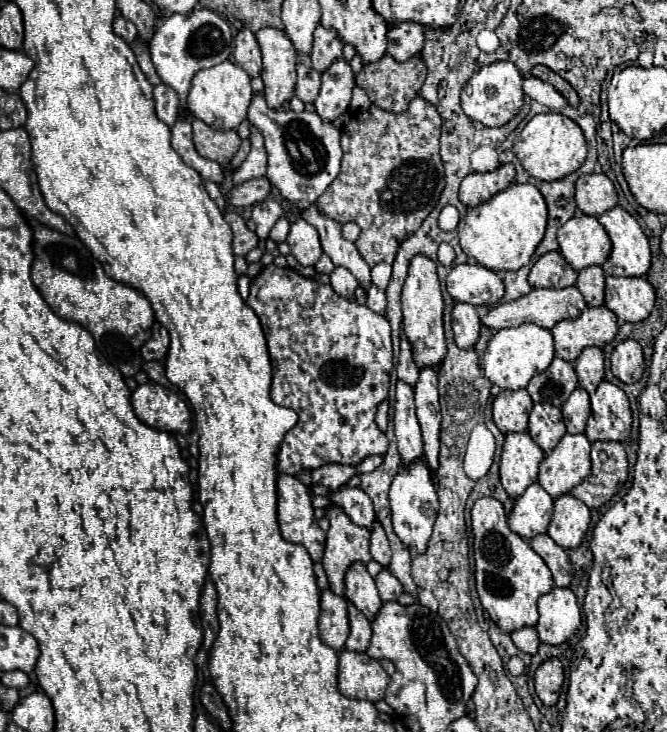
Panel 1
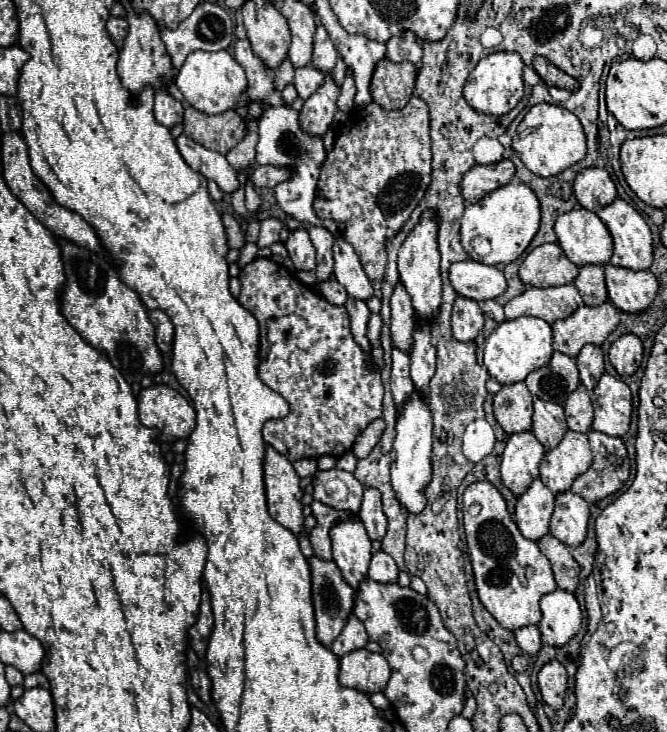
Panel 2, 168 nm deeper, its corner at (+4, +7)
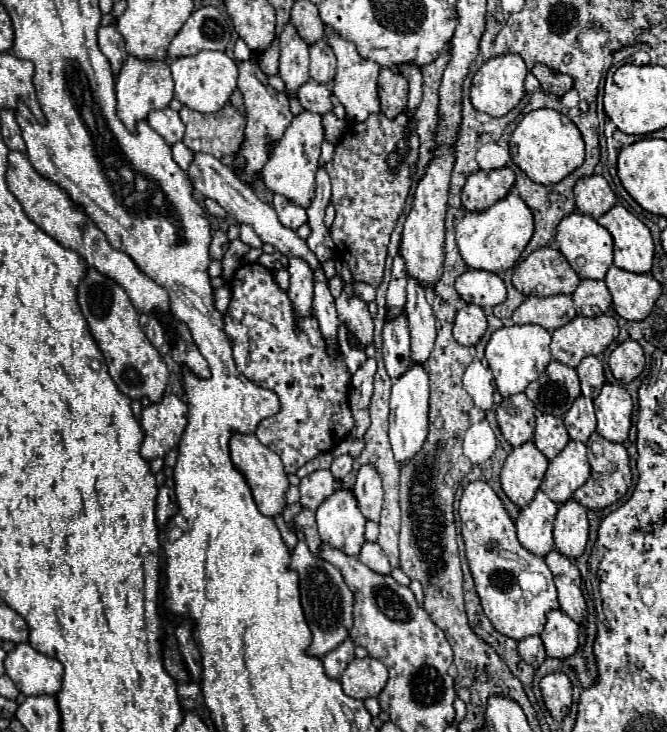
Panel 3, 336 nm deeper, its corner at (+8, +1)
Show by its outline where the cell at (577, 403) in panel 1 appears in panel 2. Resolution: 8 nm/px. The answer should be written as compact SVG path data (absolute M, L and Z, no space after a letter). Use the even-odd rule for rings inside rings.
M580 384L576 388L576 392L572 392L564 404L564 412L566 412L566 420L570 430L576 432L588 432L594 420L594 408L588 396L588 390L584 384Z

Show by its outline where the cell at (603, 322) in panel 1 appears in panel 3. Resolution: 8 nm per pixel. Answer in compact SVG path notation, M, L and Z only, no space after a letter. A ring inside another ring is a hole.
M576 316L552 332L552 358L570 368L576 368L584 356L602 354L616 336L618 322L614 316Z

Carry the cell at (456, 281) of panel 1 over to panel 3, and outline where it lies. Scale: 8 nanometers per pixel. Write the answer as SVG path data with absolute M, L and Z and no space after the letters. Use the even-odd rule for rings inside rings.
M466 270L456 278L456 292L468 304L476 306L496 306L506 300L504 280L486 270Z

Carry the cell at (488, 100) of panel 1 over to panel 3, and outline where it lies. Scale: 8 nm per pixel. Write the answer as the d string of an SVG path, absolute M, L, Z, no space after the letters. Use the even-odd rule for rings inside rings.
M504 54L490 58L482 64L482 68L474 74L470 86L470 100L478 112L486 112L494 118L508 114L524 96L524 78L526 78L526 64L518 54Z

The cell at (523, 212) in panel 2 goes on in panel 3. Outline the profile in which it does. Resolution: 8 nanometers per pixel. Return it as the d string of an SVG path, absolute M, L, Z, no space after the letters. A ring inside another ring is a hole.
M512 190L506 198L498 200L482 212L468 212L456 224L456 244L460 248L462 260L476 270L486 270L502 274L508 268L514 268L522 250L530 242L534 232L534 218L526 202Z

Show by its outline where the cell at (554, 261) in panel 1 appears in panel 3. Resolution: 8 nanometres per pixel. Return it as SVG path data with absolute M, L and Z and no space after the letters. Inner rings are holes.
M540 248L522 260L512 276L512 284L524 296L572 294L580 278L568 260L554 248Z

